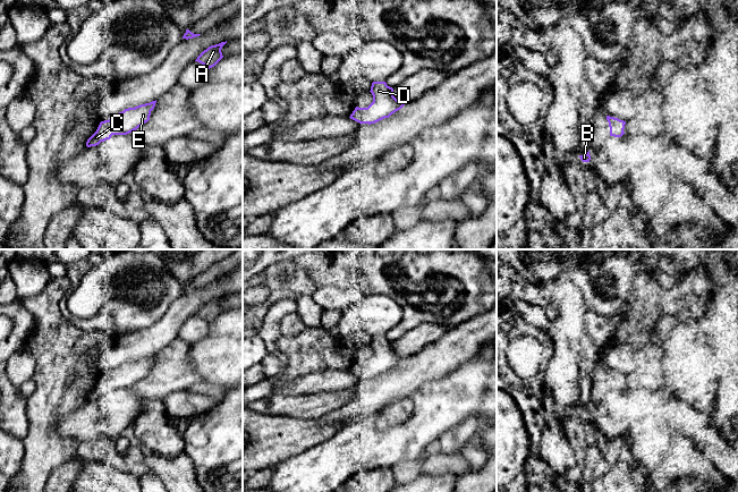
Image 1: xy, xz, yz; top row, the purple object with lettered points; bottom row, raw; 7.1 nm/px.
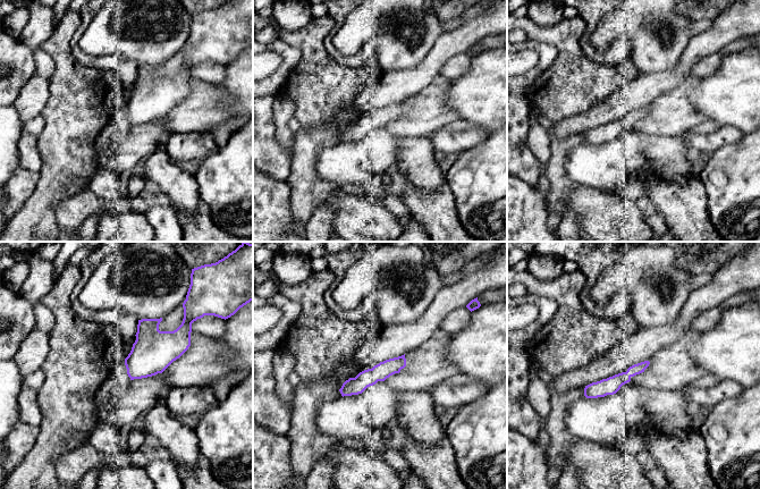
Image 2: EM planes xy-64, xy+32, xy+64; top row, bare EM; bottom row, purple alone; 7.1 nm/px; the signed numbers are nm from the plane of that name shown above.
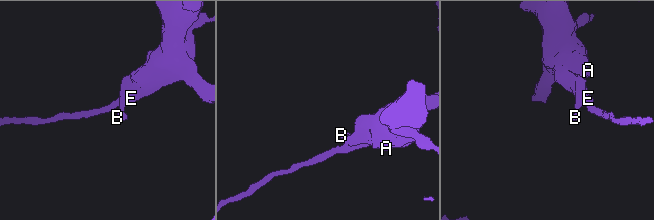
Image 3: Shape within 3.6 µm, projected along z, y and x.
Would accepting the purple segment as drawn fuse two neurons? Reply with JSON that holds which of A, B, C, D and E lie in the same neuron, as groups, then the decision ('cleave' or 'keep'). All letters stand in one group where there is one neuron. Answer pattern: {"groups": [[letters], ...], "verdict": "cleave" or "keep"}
{"groups": [["A", "B", "C", "D", "E"]], "verdict": "keep"}

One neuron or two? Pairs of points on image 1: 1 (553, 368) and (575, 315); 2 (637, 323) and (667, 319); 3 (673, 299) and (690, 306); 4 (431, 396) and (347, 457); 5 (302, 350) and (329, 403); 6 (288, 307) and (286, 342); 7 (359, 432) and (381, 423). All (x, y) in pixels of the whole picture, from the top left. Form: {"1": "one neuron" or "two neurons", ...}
{"1": "one neuron", "2": "two neurons", "3": "two neurons", "4": "one neuron", "5": "two neurons", "6": "two neurons", "7": "two neurons"}

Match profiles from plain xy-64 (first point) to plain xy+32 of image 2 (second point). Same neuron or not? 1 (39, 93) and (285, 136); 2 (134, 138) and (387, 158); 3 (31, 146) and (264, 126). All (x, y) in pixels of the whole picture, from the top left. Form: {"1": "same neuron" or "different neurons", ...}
{"1": "same neuron", "2": "same neuron", "3": "same neuron"}

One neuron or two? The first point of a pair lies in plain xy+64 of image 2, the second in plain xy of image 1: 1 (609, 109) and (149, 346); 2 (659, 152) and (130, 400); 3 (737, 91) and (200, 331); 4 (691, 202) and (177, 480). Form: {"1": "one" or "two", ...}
{"1": "one", "2": "two", "3": "two", "4": "one"}

